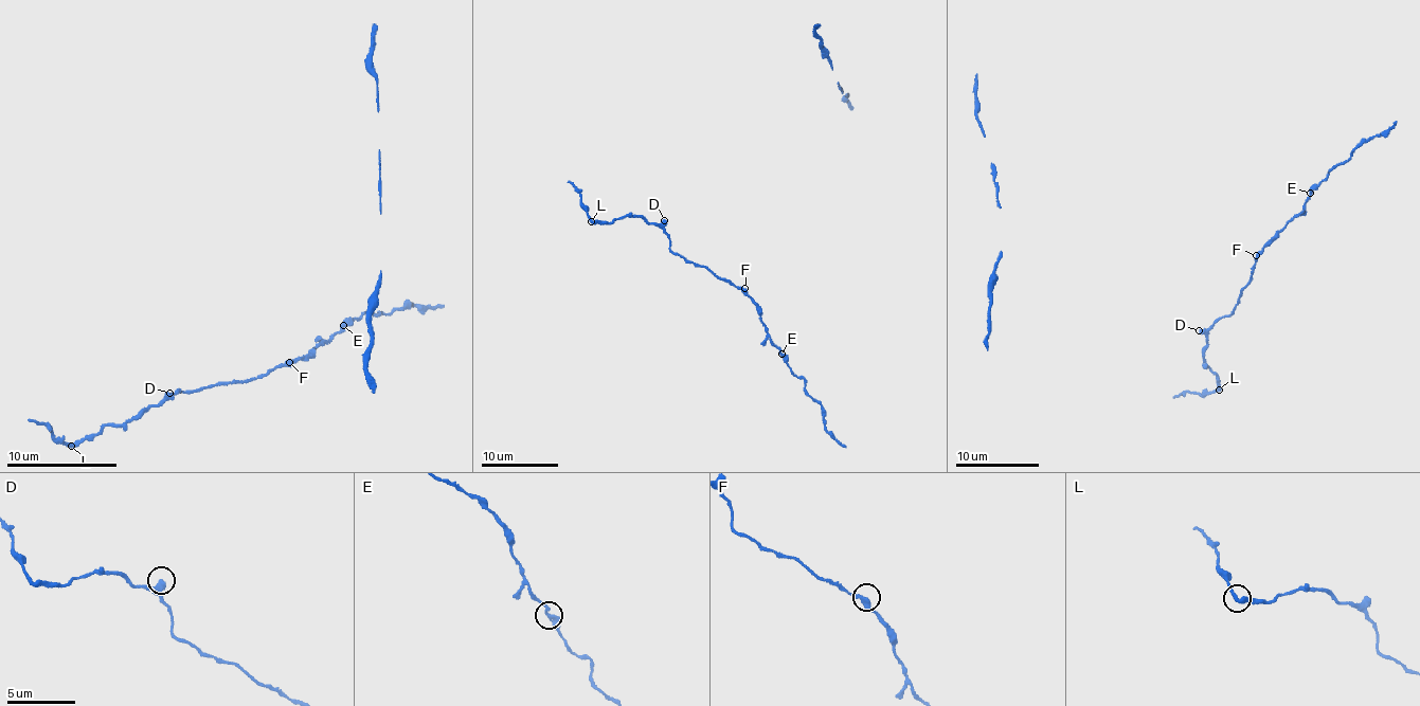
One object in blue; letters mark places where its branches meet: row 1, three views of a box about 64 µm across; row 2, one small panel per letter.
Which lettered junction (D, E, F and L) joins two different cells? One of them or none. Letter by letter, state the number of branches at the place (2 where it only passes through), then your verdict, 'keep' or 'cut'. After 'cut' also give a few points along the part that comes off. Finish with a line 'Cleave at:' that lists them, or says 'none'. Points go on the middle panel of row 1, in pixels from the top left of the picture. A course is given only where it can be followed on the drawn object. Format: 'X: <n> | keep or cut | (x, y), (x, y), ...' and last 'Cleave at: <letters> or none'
D: 2 | keep
E: 2 | keep
F: 2 | keep
L: 2 | keep
Cleave at: none

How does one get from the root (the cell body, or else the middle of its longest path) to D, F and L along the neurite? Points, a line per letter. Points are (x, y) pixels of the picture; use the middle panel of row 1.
D: (706, 267), (687, 264), (669, 249), (664, 220)
F: (706, 267), (719, 277), (744, 288)
L: (706, 267), (687, 264), (676, 254), (660, 227), (642, 218), (592, 220)

